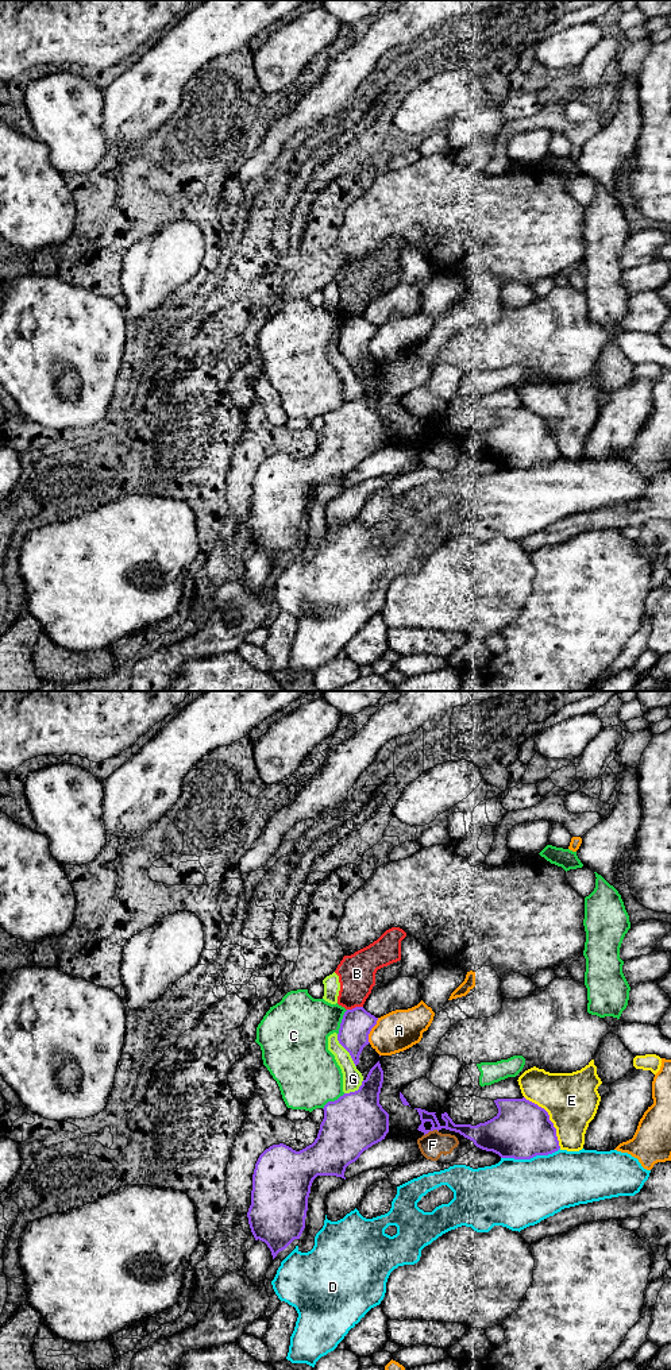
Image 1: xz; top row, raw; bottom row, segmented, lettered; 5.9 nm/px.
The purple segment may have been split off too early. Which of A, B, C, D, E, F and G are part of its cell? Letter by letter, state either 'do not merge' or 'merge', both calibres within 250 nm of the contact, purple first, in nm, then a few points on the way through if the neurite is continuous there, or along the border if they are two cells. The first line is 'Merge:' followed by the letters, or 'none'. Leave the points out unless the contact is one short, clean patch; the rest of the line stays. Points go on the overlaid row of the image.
Merge: none
A: do not merge; calibres 190 and 240 nm
B: do not merge; calibres 190 and 220 nm; border xz (362, 1006), (347, 1010)
C: do not merge; calibres 190 and 360 nm
D: do not merge; calibres 340 and 420 nm
E: do not merge; calibres 340 and 320 nm
F: do not merge; calibres 90 and 160 nm
G: do not merge; calibres 190 and 120 nm

